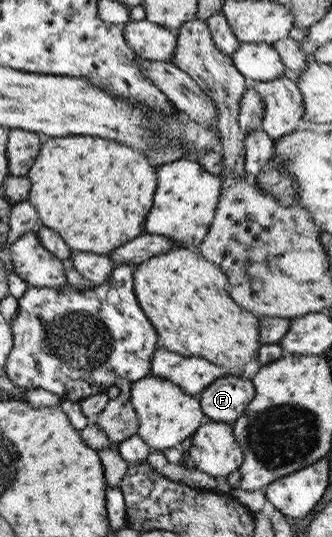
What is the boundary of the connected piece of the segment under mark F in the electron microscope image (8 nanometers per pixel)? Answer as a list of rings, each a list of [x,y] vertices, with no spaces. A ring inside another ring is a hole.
[[[223,374],[221,377],[212,380],[197,395],[197,398],[200,402],[201,412],[211,421],[231,423],[242,415],[243,409],[247,406],[251,398],[253,398],[253,395],[254,386],[250,380],[237,375]]]

